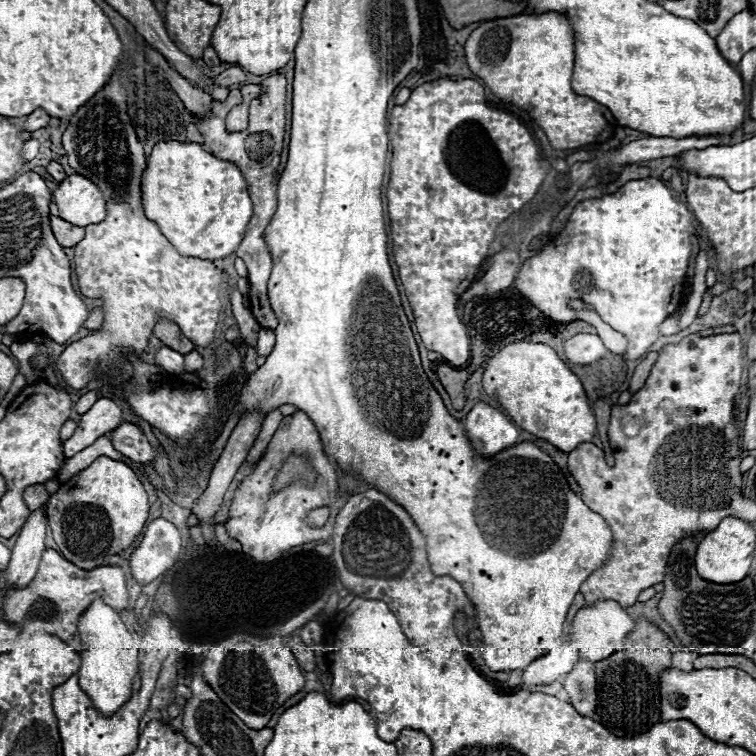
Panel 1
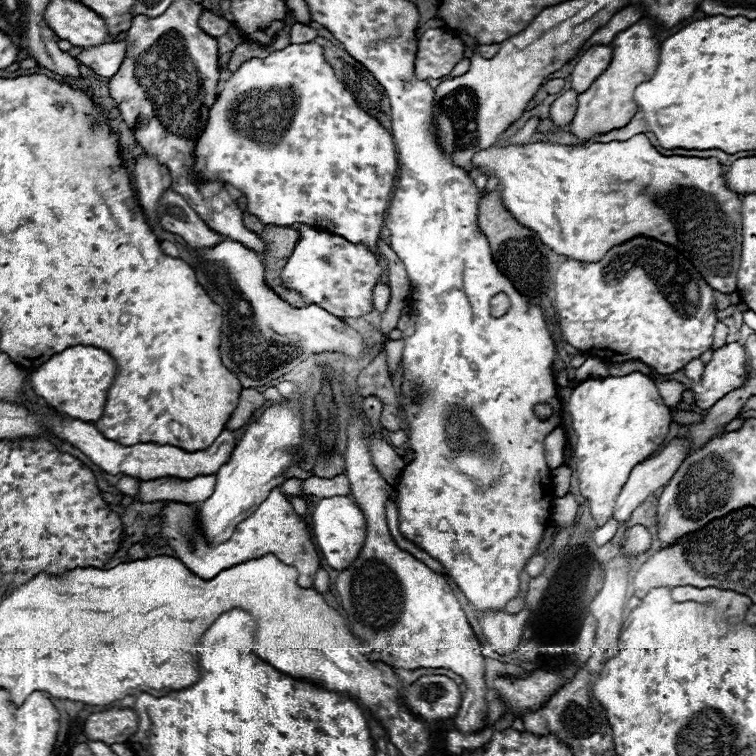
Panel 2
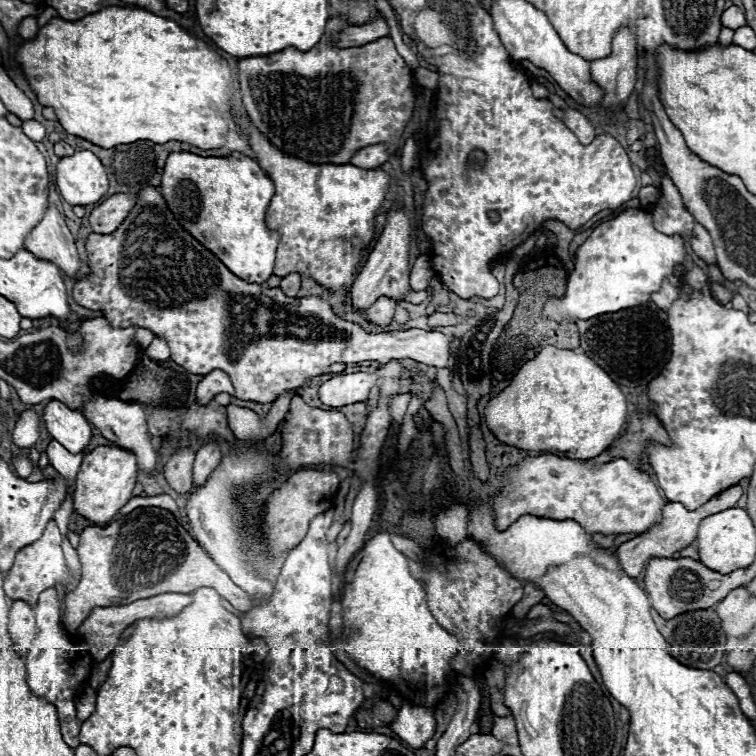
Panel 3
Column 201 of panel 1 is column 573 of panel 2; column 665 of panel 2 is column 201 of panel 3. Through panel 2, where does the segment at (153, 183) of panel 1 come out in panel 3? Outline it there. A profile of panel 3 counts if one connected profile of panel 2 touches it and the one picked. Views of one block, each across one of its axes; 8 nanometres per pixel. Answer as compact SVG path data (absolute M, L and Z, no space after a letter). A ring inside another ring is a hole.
M172 152L162 172L162 196L178 222L238 278L262 284L272 276L280 236L266 228L264 214L274 196L274 184L256 160L238 152L230 156Z

